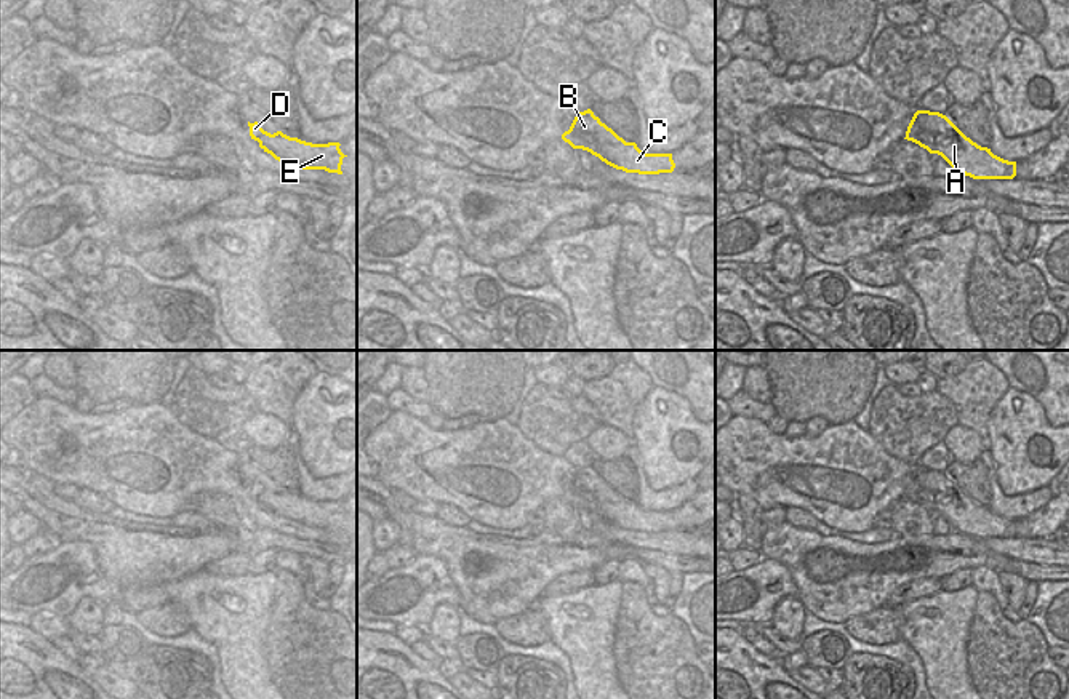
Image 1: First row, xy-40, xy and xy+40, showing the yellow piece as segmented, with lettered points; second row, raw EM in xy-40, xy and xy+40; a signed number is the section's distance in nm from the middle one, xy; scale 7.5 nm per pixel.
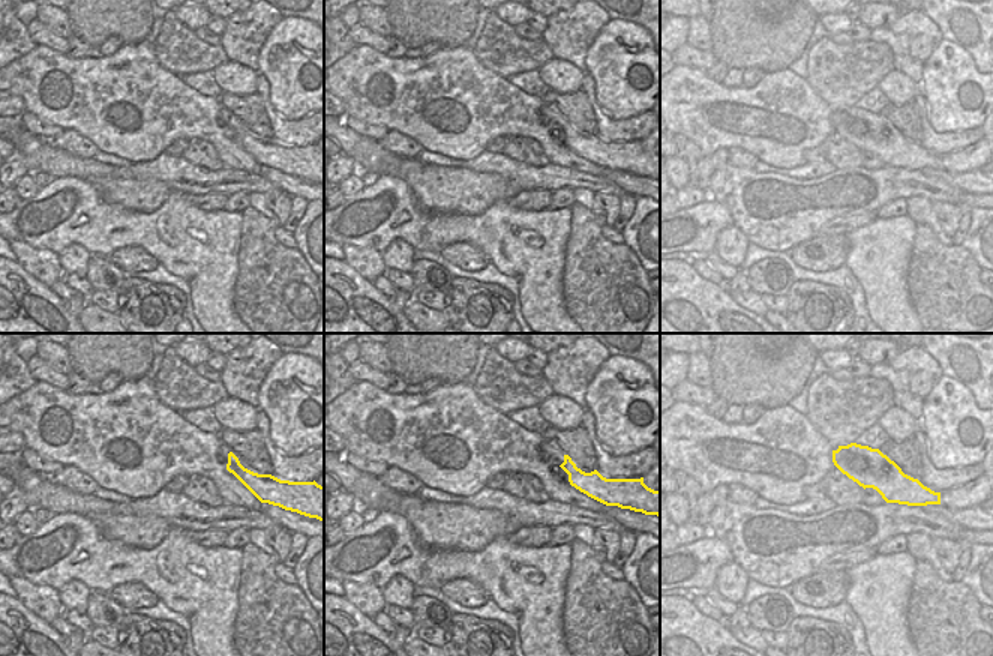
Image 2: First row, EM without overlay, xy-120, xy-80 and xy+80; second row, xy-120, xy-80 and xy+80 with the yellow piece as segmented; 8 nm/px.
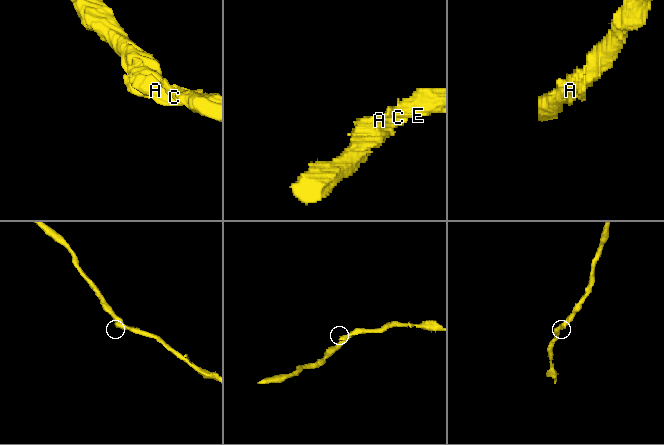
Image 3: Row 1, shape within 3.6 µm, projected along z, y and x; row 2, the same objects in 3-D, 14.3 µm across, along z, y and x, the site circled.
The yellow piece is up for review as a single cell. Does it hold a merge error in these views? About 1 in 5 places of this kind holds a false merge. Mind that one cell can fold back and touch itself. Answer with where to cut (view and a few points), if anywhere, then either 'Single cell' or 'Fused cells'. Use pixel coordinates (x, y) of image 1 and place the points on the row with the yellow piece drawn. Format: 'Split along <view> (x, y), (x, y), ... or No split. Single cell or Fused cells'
No split. Single cell

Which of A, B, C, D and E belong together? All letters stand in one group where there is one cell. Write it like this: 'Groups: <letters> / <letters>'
Groups: A B C D E

